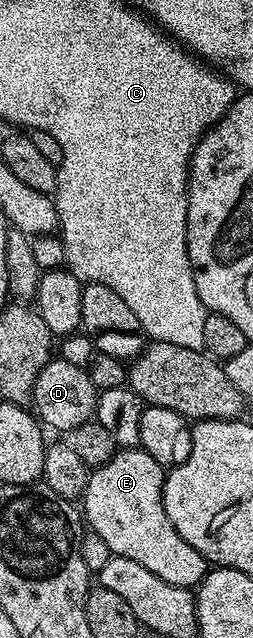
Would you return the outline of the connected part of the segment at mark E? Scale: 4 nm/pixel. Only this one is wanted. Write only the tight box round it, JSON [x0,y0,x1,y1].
[80,447,208,589]

